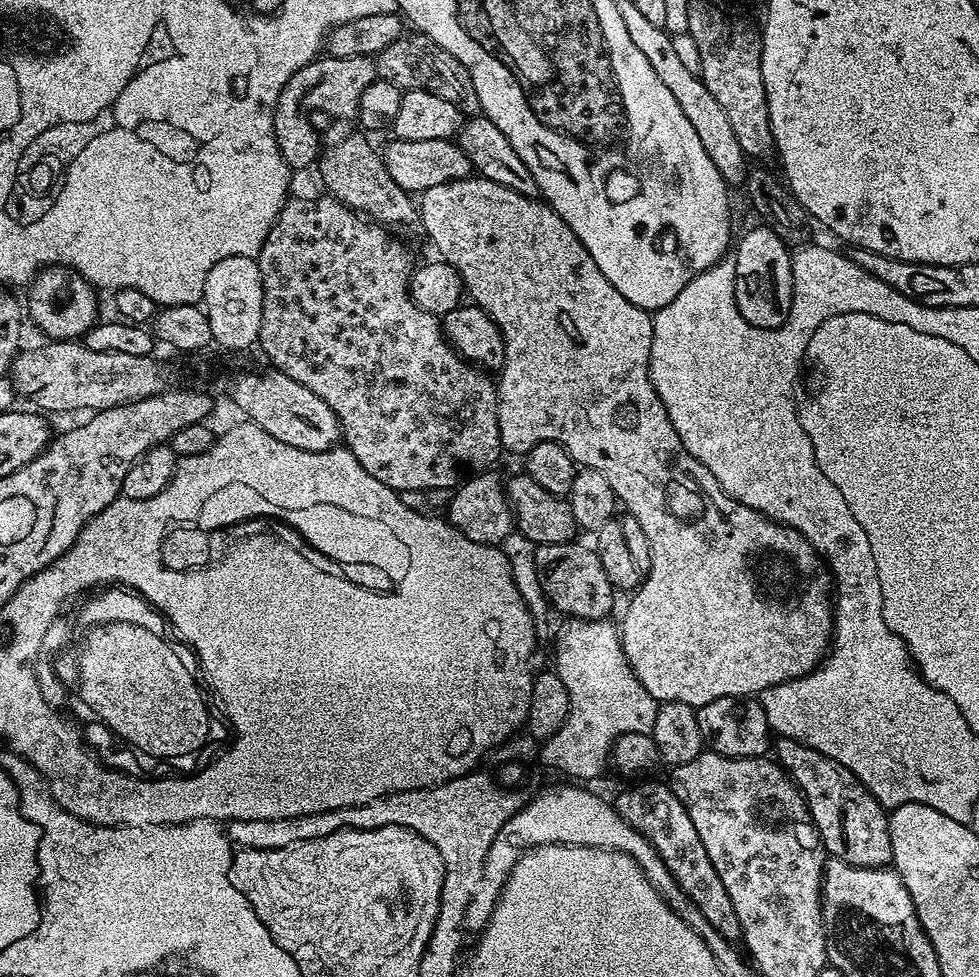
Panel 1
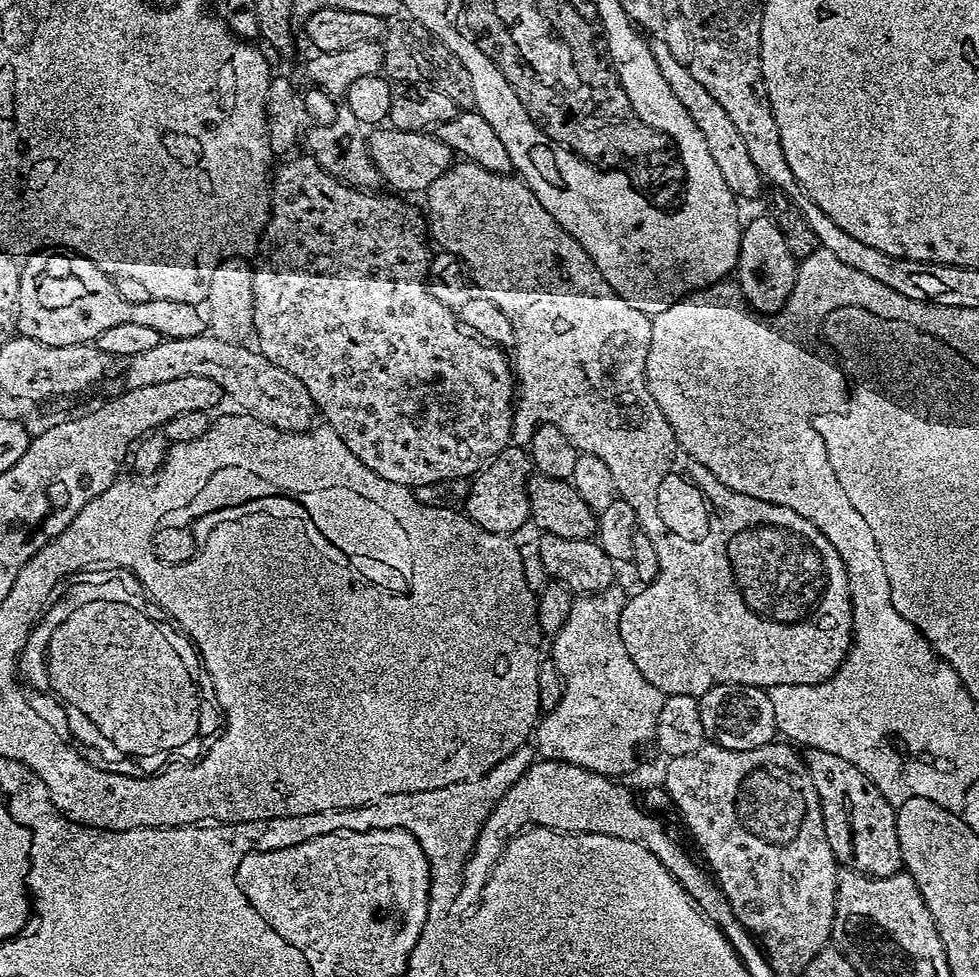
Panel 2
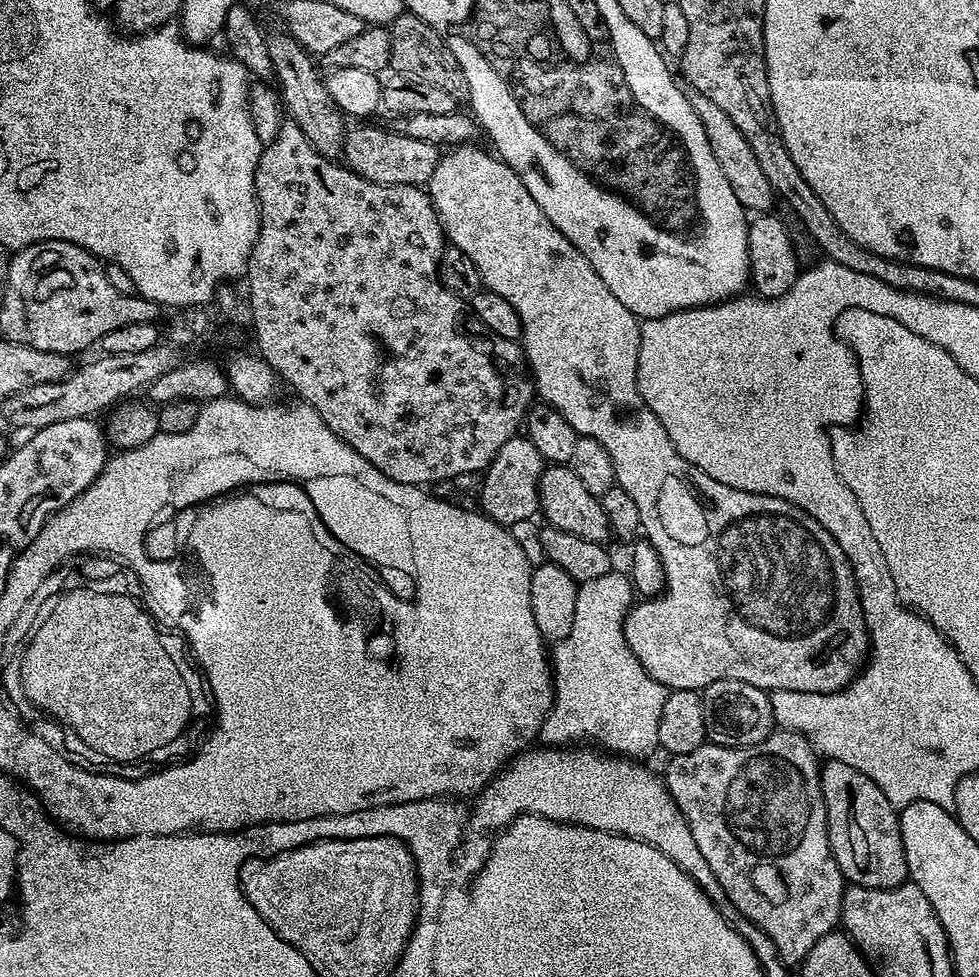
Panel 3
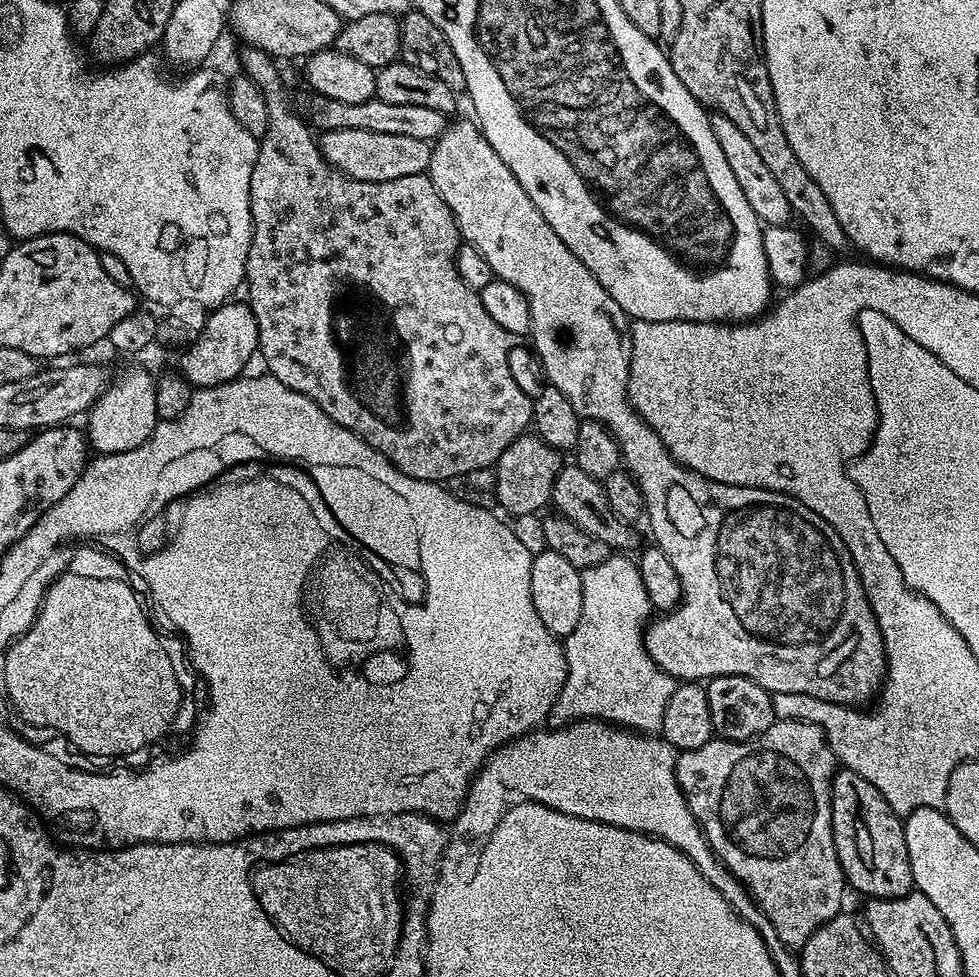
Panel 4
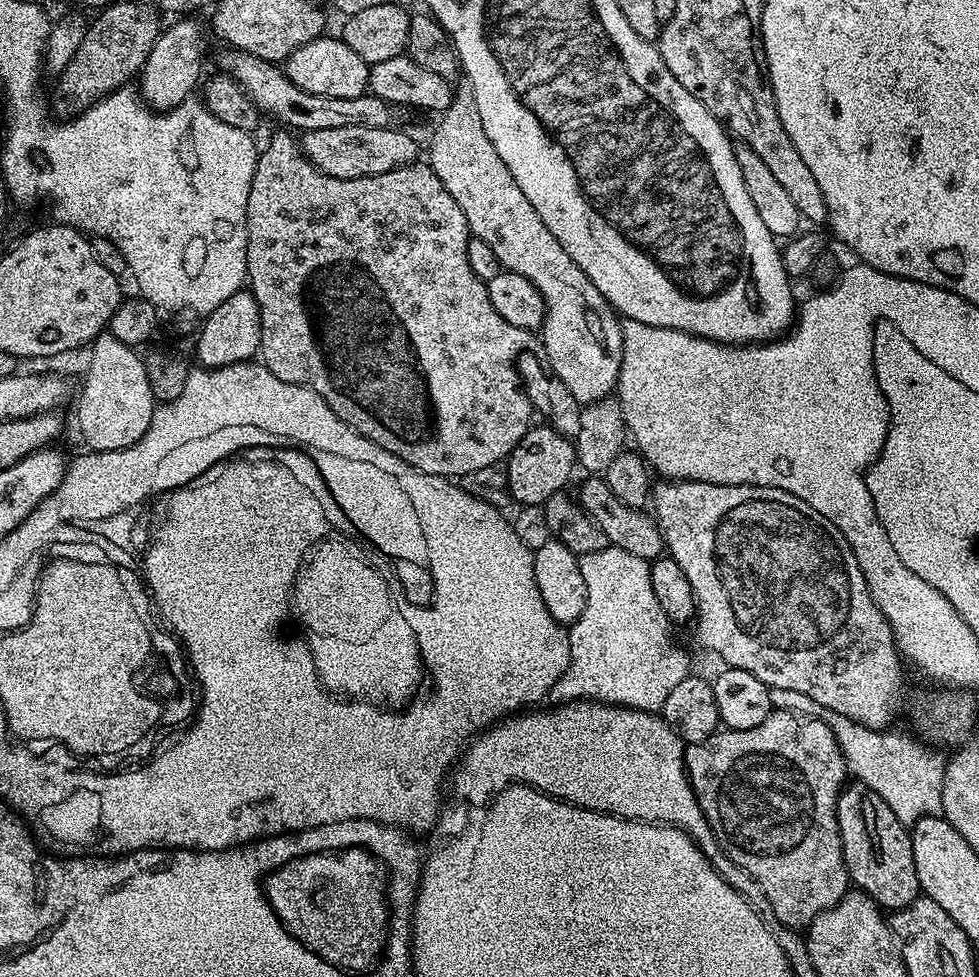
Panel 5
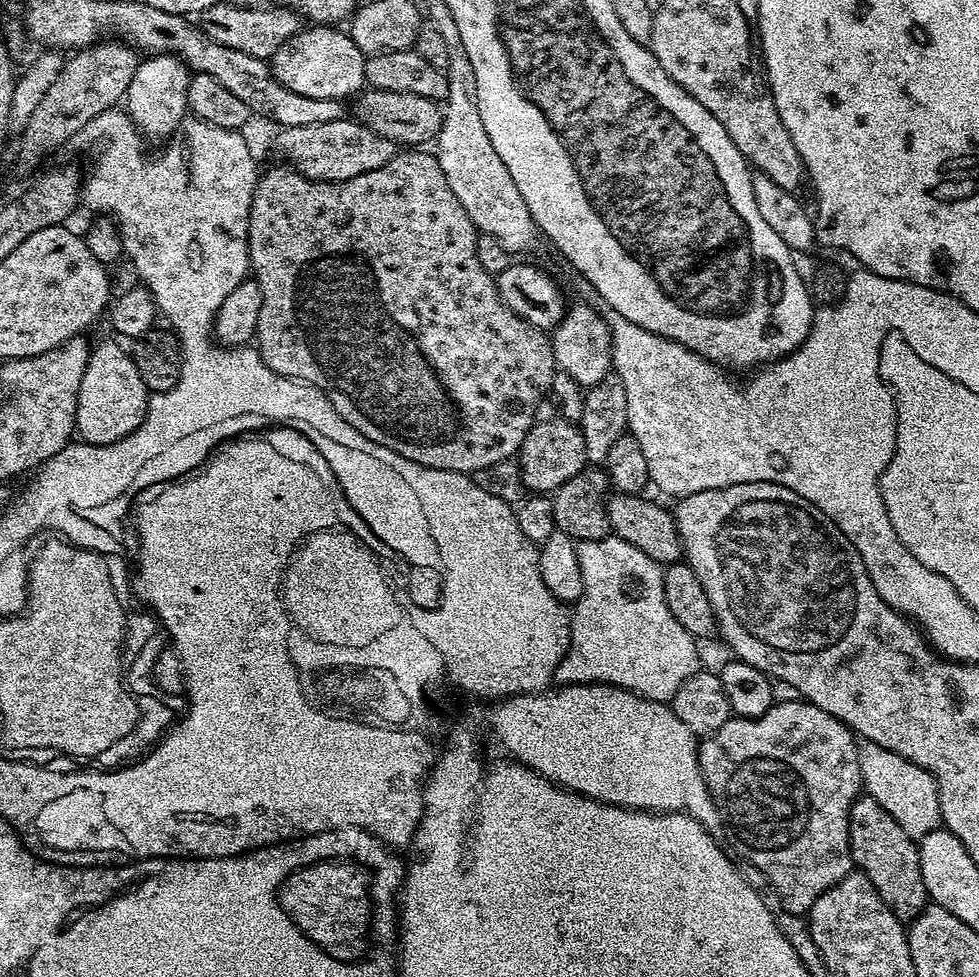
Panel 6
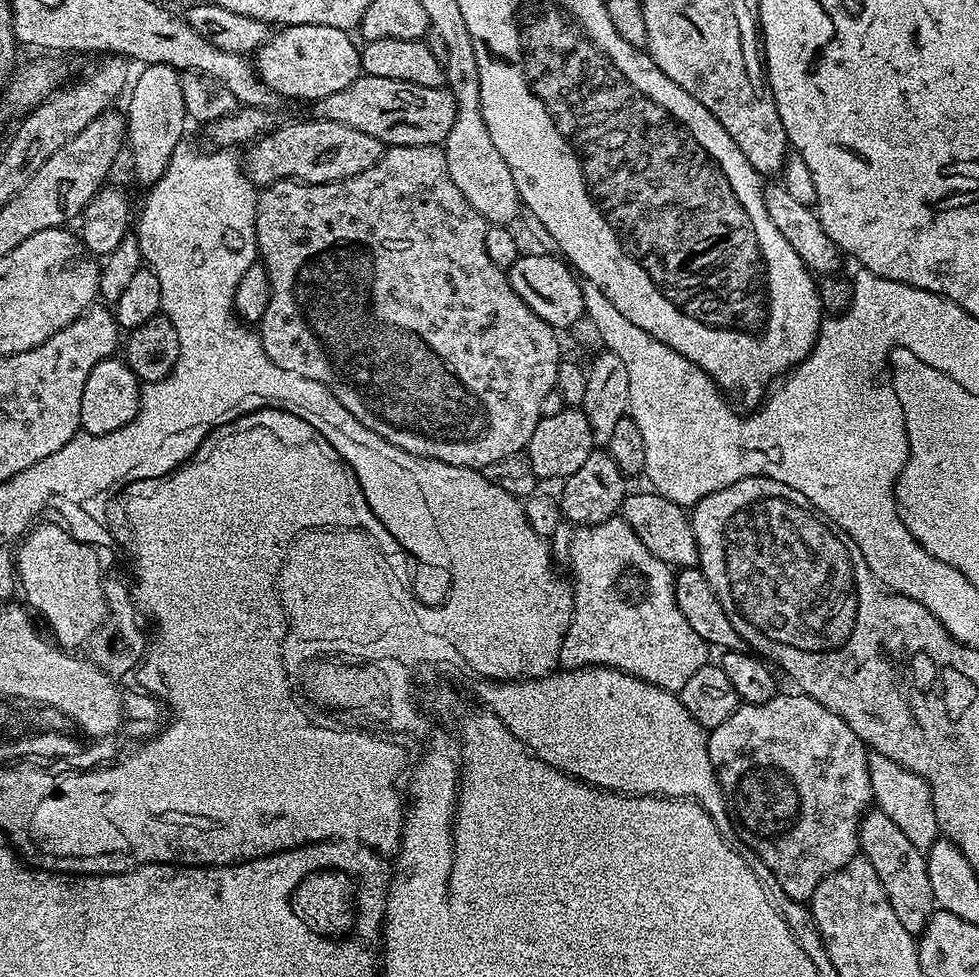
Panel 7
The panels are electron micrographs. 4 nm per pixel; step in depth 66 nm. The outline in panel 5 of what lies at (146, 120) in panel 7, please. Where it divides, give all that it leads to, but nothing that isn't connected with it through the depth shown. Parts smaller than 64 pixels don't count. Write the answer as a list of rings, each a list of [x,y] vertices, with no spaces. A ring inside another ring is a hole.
[[[192,18],[177,20],[180,20],[177,24],[172,24],[169,28],[167,25],[161,31],[160,37],[154,42],[154,50],[150,50],[150,58],[146,58],[144,69],[138,77],[139,95],[149,108],[157,111],[167,111],[189,99],[202,80],[200,59],[204,56],[204,32]]]

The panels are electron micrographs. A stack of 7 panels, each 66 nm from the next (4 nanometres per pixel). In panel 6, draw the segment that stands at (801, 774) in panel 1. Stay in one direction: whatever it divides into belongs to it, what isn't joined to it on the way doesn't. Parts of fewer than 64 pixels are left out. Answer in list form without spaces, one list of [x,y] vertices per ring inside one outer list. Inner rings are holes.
[[[864,794],[852,803],[850,818],[850,850],[852,863],[866,874],[895,916],[902,922],[911,922],[929,903],[926,884],[922,879],[920,849],[917,841],[912,840],[874,798]]]

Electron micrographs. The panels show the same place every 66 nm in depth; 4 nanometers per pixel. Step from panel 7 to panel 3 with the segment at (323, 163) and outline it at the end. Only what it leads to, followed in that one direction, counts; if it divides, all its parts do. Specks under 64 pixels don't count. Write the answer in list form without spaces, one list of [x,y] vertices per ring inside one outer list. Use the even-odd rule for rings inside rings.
[[[356,128],[353,132],[351,129],[345,135],[342,153],[347,167],[375,184],[427,185],[441,157],[437,145],[418,142],[418,138],[403,136],[401,132],[388,128]]]

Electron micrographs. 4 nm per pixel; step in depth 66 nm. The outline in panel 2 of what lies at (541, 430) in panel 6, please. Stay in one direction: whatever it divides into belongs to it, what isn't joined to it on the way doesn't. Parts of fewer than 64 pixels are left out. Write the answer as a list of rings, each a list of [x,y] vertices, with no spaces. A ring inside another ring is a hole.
[[[520,446],[503,448],[495,458],[489,460],[475,476],[471,477],[468,485],[468,497],[464,499],[462,508],[468,519],[473,520],[482,530],[490,530],[490,534],[502,534],[511,537],[518,526],[529,523],[530,498],[528,497],[528,478],[533,475],[532,457]]]

